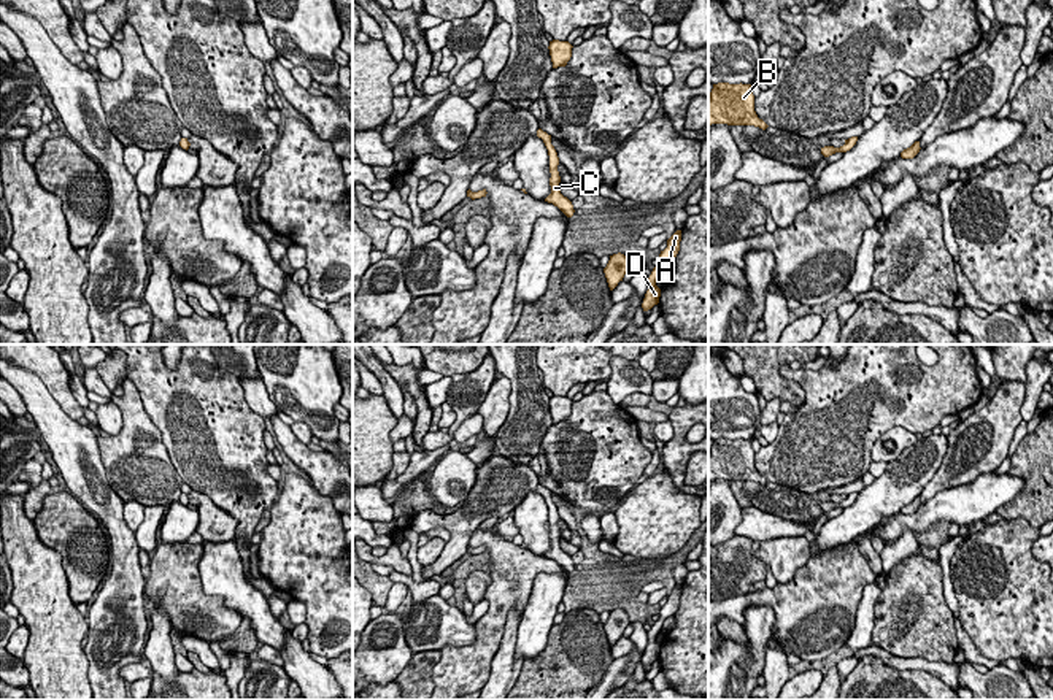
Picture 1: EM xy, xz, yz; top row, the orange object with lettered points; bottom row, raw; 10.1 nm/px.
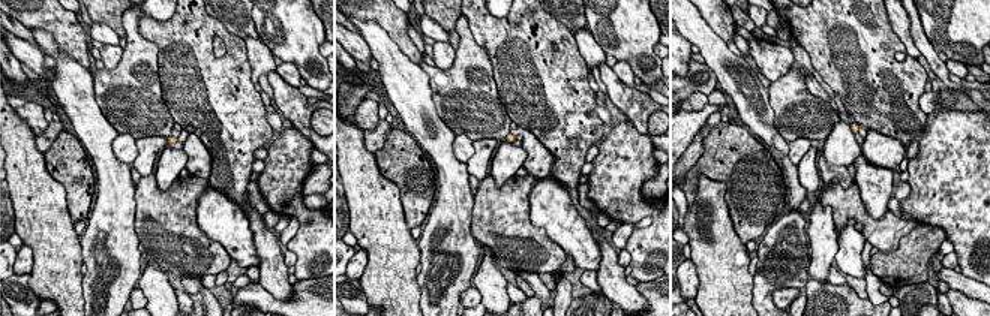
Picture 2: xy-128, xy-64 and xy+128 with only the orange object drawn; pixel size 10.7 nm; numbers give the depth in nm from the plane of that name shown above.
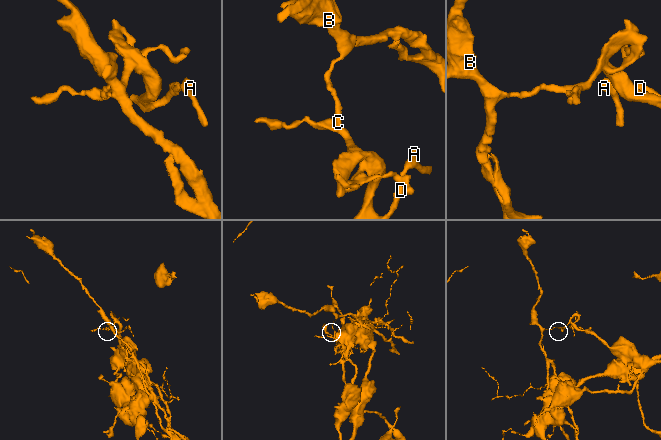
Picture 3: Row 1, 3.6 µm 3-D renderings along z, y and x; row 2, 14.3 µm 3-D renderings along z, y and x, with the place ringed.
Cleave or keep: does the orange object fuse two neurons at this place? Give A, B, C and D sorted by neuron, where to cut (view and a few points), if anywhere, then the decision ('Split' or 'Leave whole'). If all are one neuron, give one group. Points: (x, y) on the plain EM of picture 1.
Groups: A C D / B. Split along xy (185, 494), (181, 502). Split

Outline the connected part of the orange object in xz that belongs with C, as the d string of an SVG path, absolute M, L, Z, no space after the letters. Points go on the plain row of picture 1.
M538 487L537 490L543 495L543 498L545 498L545 502L548 505L548 511L550 511L550 529L551 529L550 541L551 541L551 549L545 554L545 557L553 559L567 573L572 573L573 568L575 568L573 560L567 552L564 552L561 549L561 544L559 544L559 538L561 538L561 532L559 532L559 527L557 527L559 513L557 513L557 508L554 505L554 502L551 500L551 490L548 490L546 487Z

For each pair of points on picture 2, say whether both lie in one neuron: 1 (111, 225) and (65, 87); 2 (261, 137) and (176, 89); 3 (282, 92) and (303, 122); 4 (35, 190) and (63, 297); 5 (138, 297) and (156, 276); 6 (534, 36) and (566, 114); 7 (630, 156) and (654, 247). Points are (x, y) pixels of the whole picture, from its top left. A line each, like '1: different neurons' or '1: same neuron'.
1: same neuron
2: same neuron
3: same neuron
4: same neuron
5: different neurons
6: same neuron
7: same neuron

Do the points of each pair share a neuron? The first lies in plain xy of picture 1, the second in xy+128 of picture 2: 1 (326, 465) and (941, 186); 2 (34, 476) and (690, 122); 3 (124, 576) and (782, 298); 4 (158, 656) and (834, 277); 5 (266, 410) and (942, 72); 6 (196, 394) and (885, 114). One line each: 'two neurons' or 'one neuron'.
1: two neurons
2: two neurons
3: two neurons
4: two neurons
5: two neurons
6: one neuron

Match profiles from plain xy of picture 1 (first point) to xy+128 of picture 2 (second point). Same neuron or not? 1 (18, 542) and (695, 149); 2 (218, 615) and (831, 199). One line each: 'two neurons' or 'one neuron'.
1: two neurons
2: one neuron

